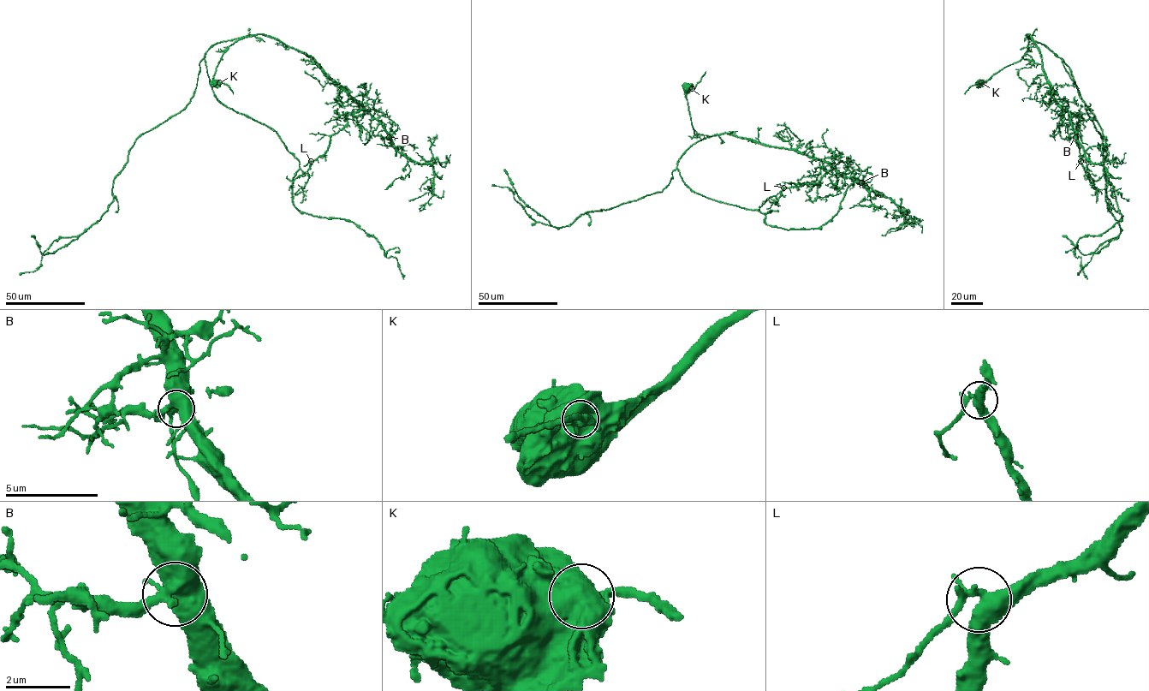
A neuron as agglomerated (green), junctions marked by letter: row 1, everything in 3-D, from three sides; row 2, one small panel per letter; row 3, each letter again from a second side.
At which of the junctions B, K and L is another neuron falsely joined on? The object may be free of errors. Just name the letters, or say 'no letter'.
K

